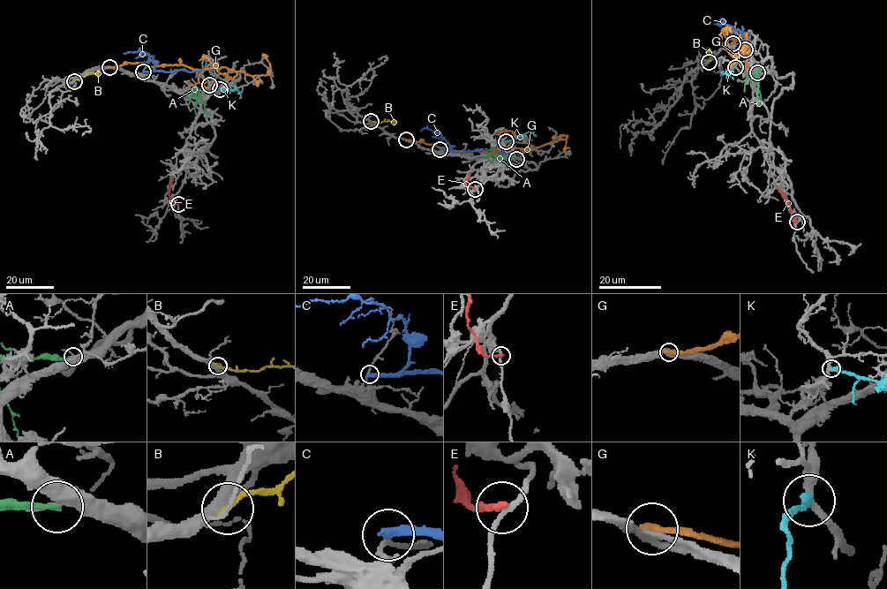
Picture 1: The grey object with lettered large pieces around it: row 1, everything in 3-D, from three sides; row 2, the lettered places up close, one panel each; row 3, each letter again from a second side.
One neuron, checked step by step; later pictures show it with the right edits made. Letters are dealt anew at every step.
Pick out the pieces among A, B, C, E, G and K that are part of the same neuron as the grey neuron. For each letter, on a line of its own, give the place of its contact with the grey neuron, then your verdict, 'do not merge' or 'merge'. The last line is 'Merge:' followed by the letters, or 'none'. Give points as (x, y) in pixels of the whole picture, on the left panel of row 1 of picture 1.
A: meets grey at (220, 89); do not merge
B: meets grey at (74, 81); do not merge
C: meets grey at (143, 71); do not merge
E: meets grey at (178, 204); do not merge
G: meets grey at (109, 67); do not merge
K: meets grey at (209, 85); do not merge
Merge: none

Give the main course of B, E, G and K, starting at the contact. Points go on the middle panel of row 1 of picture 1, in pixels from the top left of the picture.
B: (370, 121), (394, 121)
E: (474, 189), (465, 184), (469, 173)
G: (406, 139), (469, 153), (490, 152), (511, 147), (538, 147), (567, 137), (562, 135), (559, 138)
K: (506, 142), (528, 132), (534, 135)

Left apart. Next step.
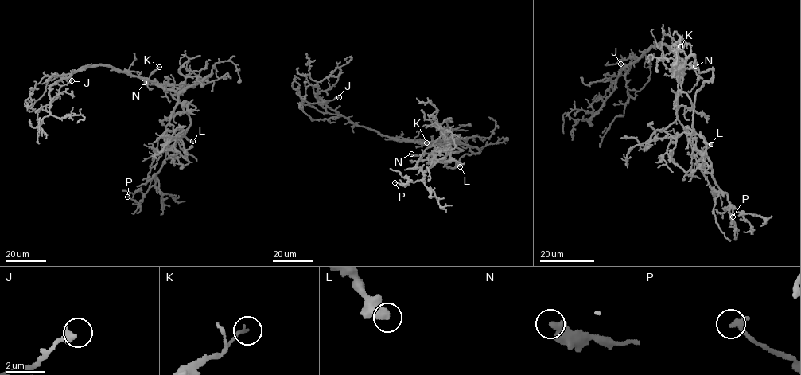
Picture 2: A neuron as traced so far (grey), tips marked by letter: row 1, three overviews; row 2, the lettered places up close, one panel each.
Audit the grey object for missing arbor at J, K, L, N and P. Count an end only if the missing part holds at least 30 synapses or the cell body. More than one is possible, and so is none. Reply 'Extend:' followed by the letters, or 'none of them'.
Extend: none of them

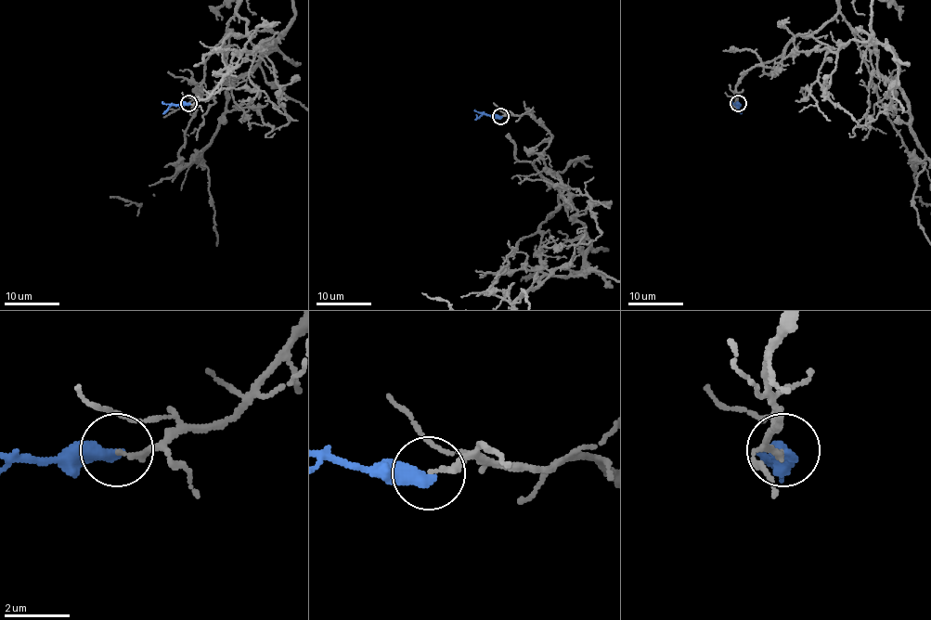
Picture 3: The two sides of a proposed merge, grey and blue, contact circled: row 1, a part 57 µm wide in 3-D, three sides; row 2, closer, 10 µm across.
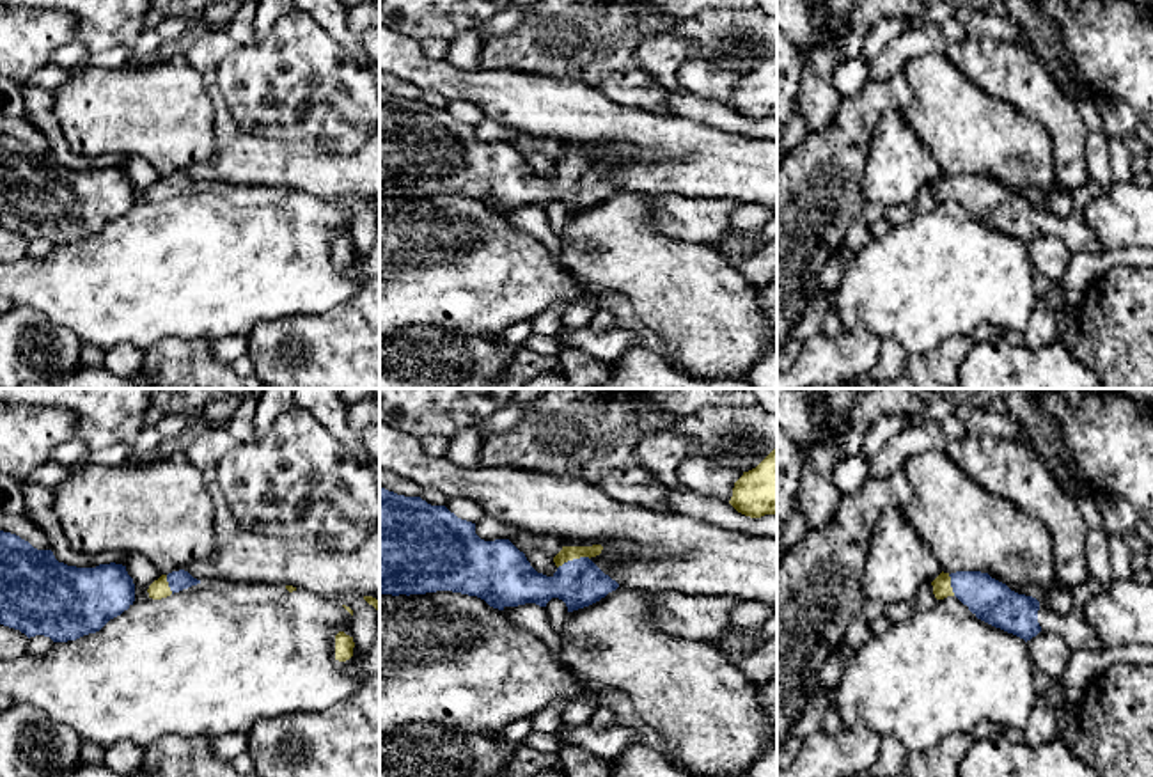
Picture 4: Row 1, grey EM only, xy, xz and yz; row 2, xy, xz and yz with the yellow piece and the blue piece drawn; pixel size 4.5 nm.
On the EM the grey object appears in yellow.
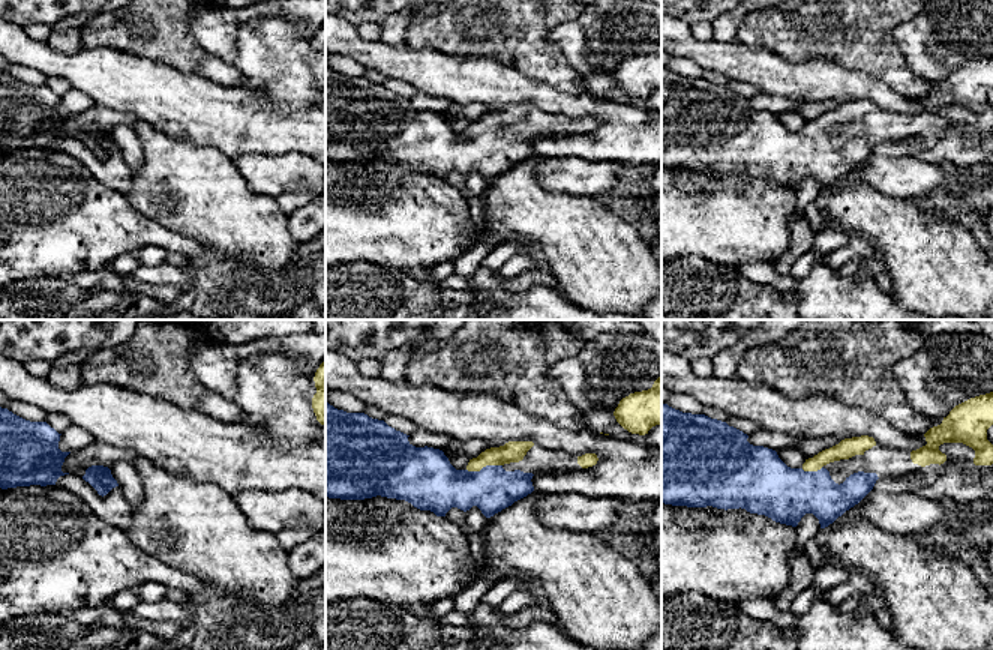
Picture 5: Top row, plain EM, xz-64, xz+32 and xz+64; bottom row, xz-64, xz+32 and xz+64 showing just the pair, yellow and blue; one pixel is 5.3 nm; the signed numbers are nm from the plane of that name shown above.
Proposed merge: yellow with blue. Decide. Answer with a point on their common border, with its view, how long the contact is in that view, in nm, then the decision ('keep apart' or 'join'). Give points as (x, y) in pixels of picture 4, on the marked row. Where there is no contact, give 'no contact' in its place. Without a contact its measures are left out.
contact xz (573, 557); length 160 nm; join

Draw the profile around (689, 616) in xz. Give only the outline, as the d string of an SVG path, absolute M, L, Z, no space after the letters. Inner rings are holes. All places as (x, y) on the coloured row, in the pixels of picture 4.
M653 594L655 626L686 640L718 642L731 626L733 596Z

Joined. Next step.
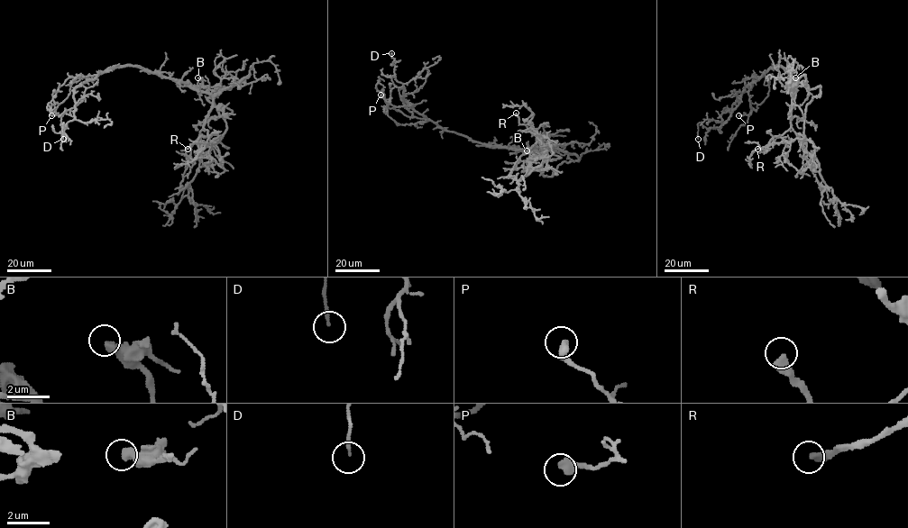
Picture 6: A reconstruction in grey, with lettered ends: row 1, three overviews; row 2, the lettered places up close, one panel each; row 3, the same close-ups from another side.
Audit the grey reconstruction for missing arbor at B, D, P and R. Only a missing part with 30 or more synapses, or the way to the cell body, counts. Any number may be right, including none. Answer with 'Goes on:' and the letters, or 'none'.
Goes on: R

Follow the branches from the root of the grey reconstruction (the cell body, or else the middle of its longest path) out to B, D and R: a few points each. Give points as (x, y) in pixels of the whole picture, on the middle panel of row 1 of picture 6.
B: (503, 148), (527, 150)
D: (503, 148), (488, 146), (444, 130), (417, 113), (404, 100), (402, 84), (395, 77), (391, 53)
R: (503, 148), (541, 148), (533, 146), (536, 136), (519, 122), (516, 113)

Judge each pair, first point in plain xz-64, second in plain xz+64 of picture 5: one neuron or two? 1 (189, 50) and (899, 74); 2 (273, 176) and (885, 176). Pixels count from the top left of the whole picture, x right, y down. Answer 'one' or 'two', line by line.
1: one
2: one

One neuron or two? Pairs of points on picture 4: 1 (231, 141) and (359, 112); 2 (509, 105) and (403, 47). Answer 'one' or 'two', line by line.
1: two
2: one

